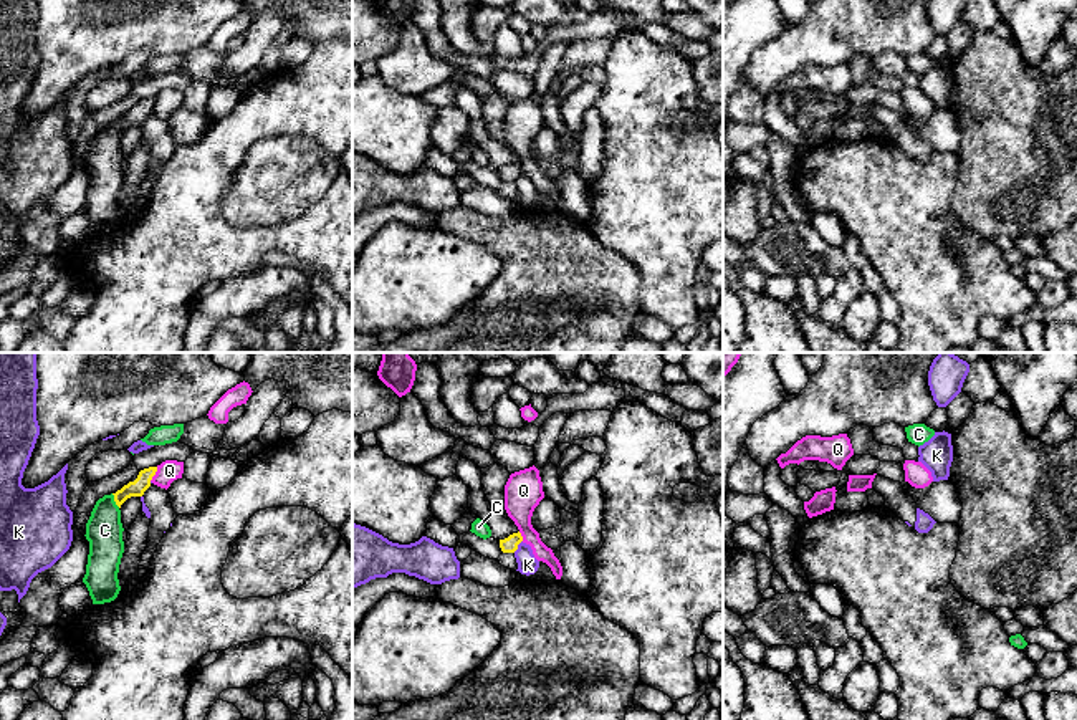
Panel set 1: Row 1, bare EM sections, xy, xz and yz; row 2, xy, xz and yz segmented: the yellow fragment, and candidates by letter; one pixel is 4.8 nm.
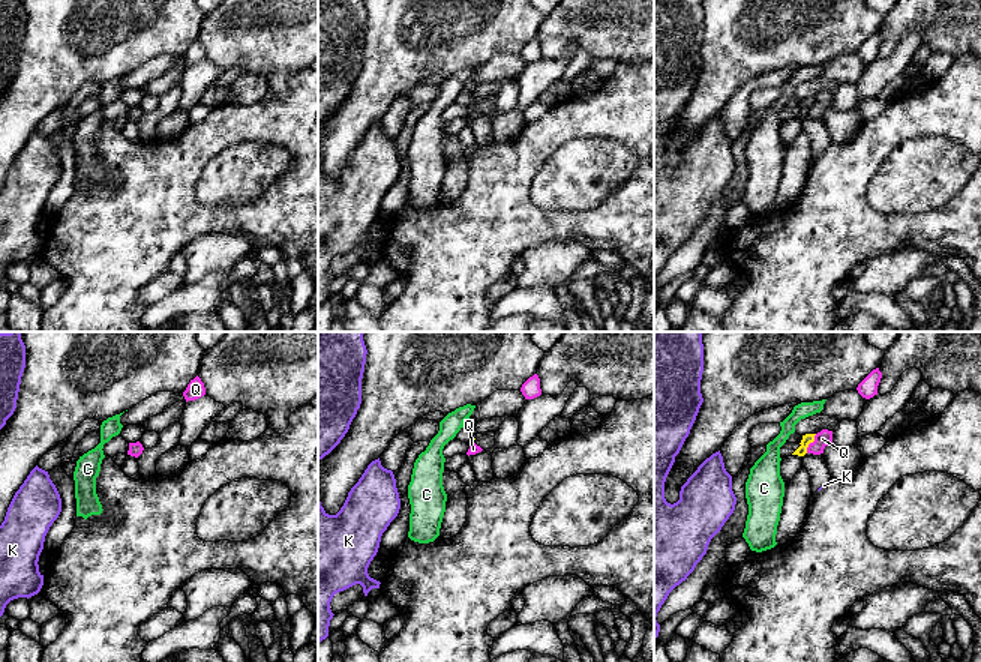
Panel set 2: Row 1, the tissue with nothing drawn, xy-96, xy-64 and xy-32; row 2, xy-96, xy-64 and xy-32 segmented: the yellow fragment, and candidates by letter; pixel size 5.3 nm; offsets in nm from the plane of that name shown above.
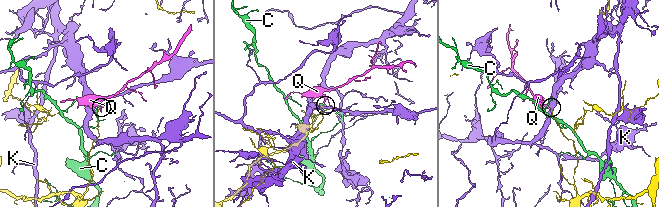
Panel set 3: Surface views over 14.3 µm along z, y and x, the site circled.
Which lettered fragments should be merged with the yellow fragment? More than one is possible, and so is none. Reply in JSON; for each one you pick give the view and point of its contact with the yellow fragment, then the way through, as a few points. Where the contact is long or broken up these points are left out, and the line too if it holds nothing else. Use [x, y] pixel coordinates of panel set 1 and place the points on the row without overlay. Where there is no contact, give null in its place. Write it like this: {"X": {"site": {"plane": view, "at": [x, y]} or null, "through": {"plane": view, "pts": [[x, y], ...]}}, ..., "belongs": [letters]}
{"belongs": []}

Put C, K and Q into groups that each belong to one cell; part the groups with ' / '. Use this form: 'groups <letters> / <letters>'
groups C / K / Q

